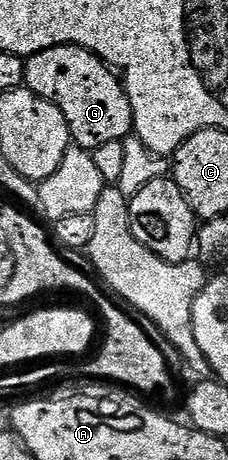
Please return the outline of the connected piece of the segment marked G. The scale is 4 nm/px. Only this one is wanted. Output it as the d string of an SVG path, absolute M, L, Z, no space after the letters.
M77 45L50 47L26 60L26 88L54 103L66 119L72 141L81 149L94 150L102 143L124 141L133 132L132 108L123 80L101 57Z

